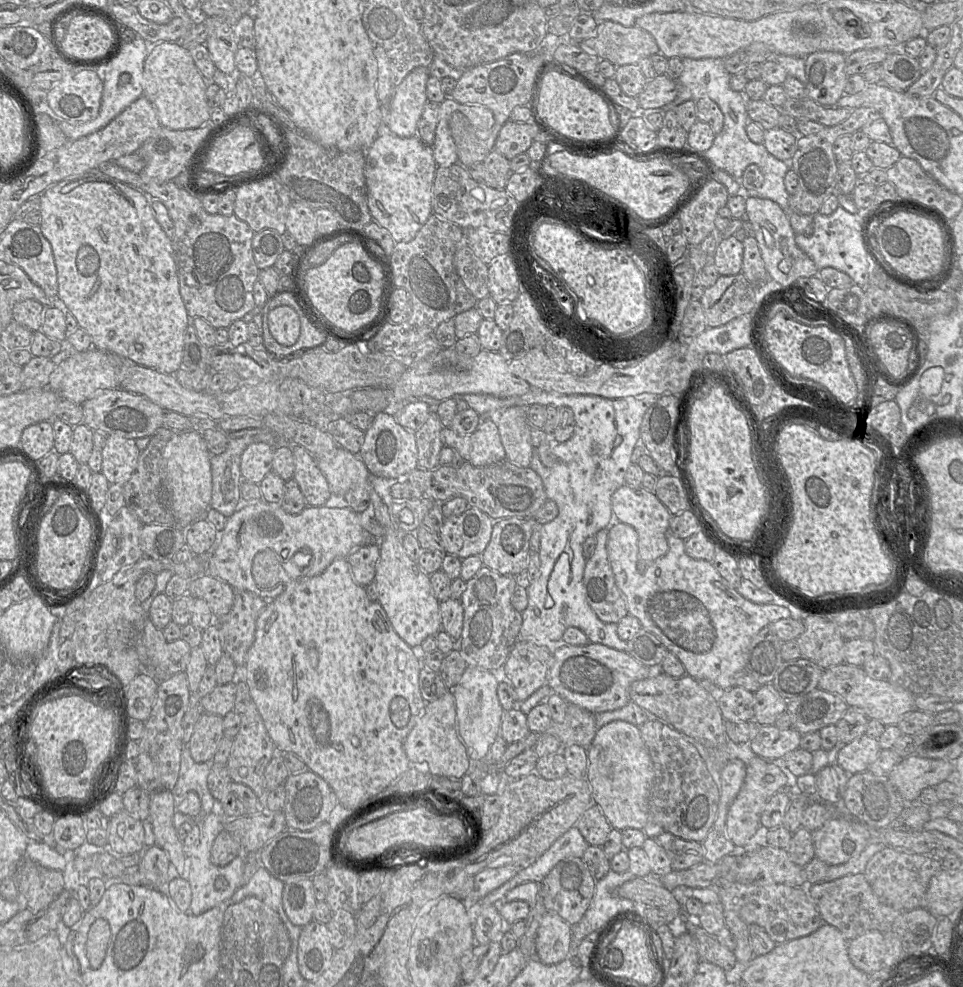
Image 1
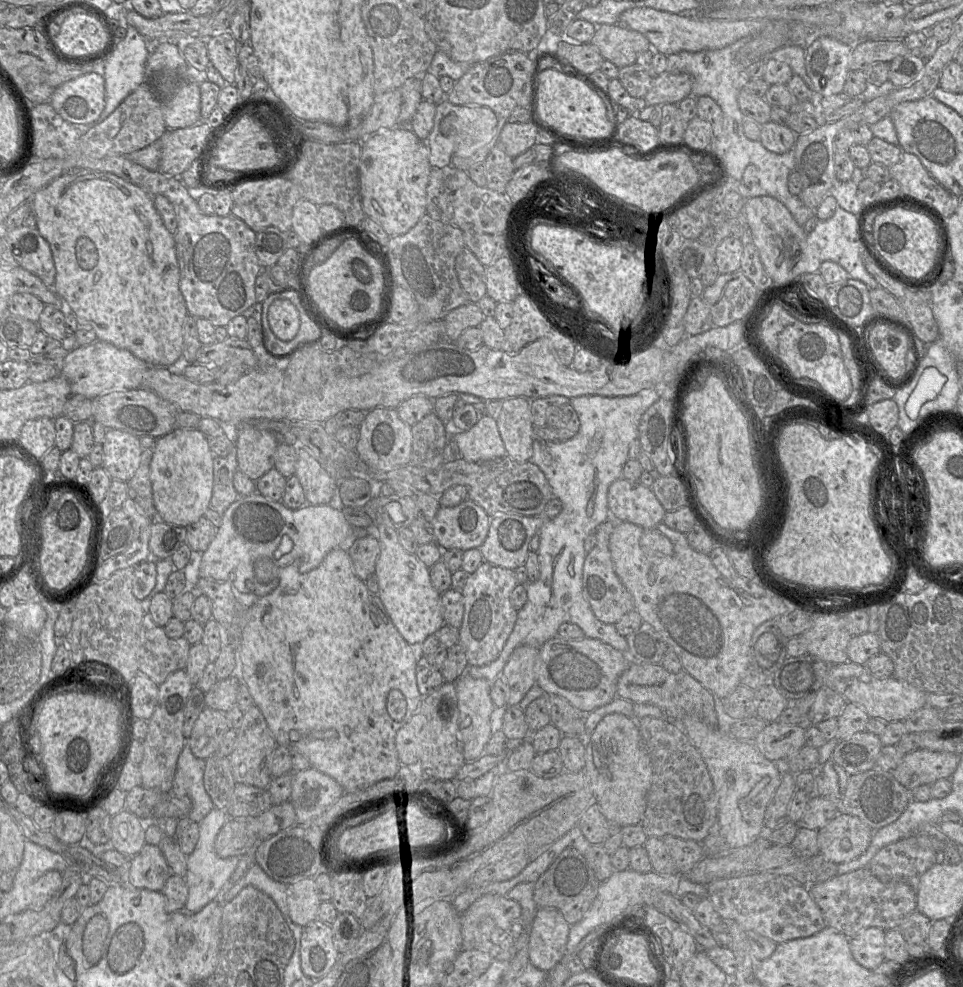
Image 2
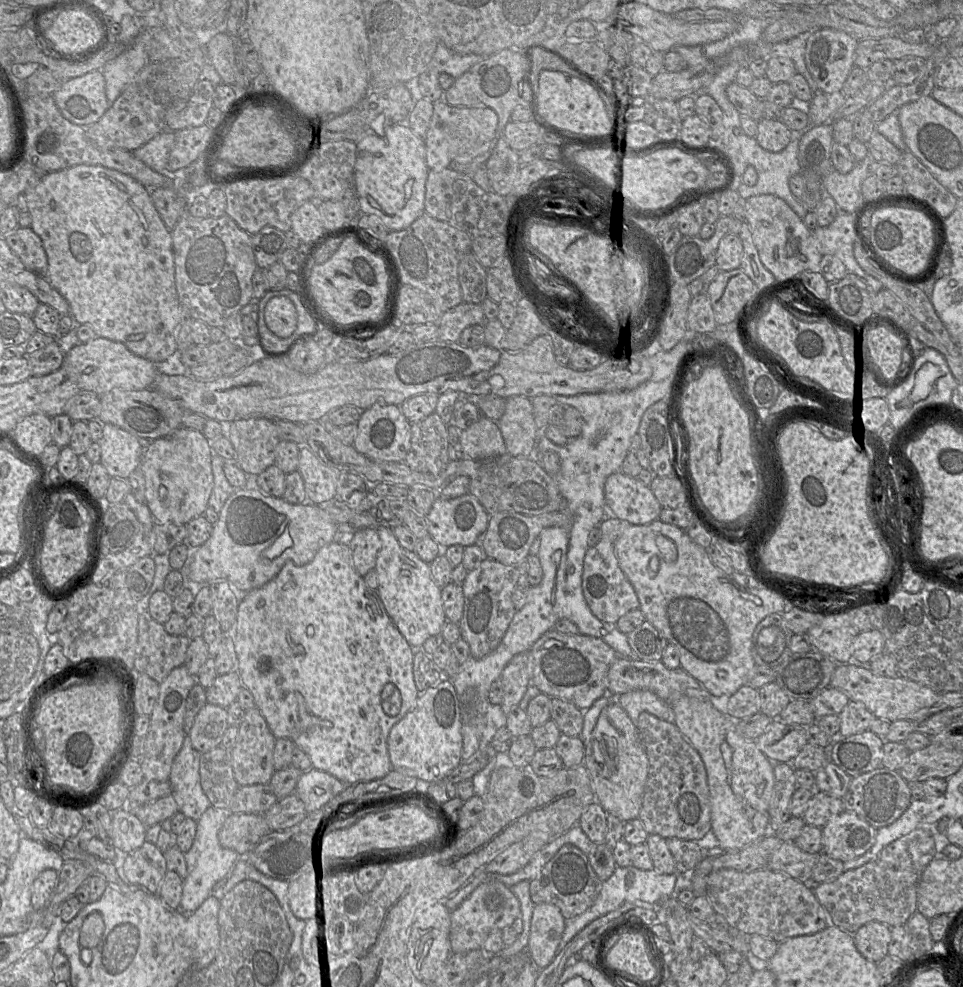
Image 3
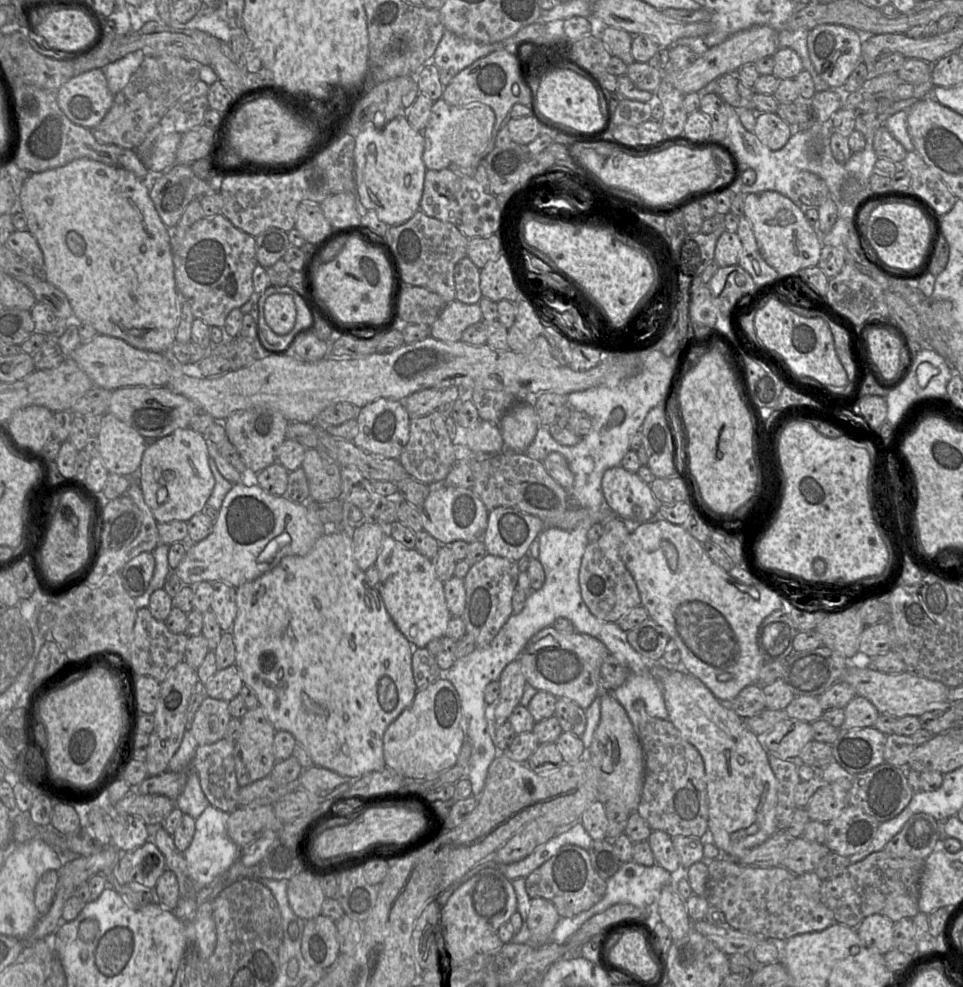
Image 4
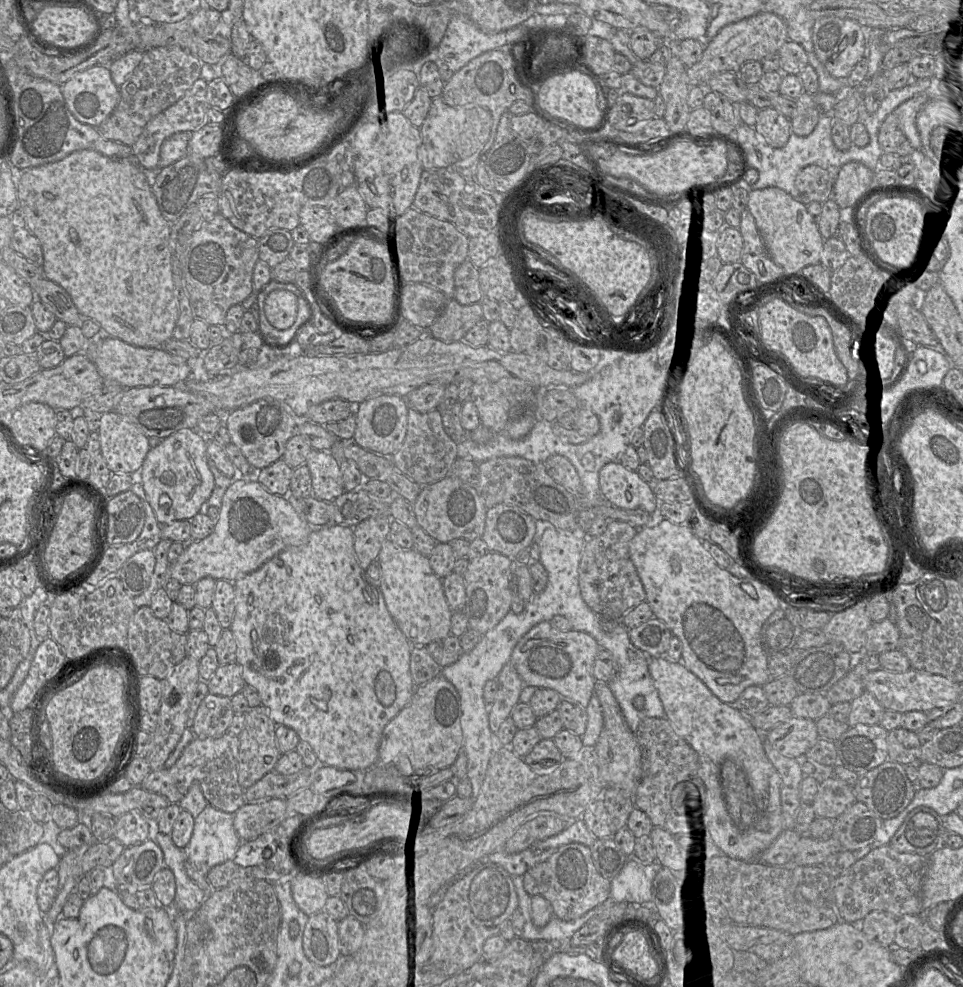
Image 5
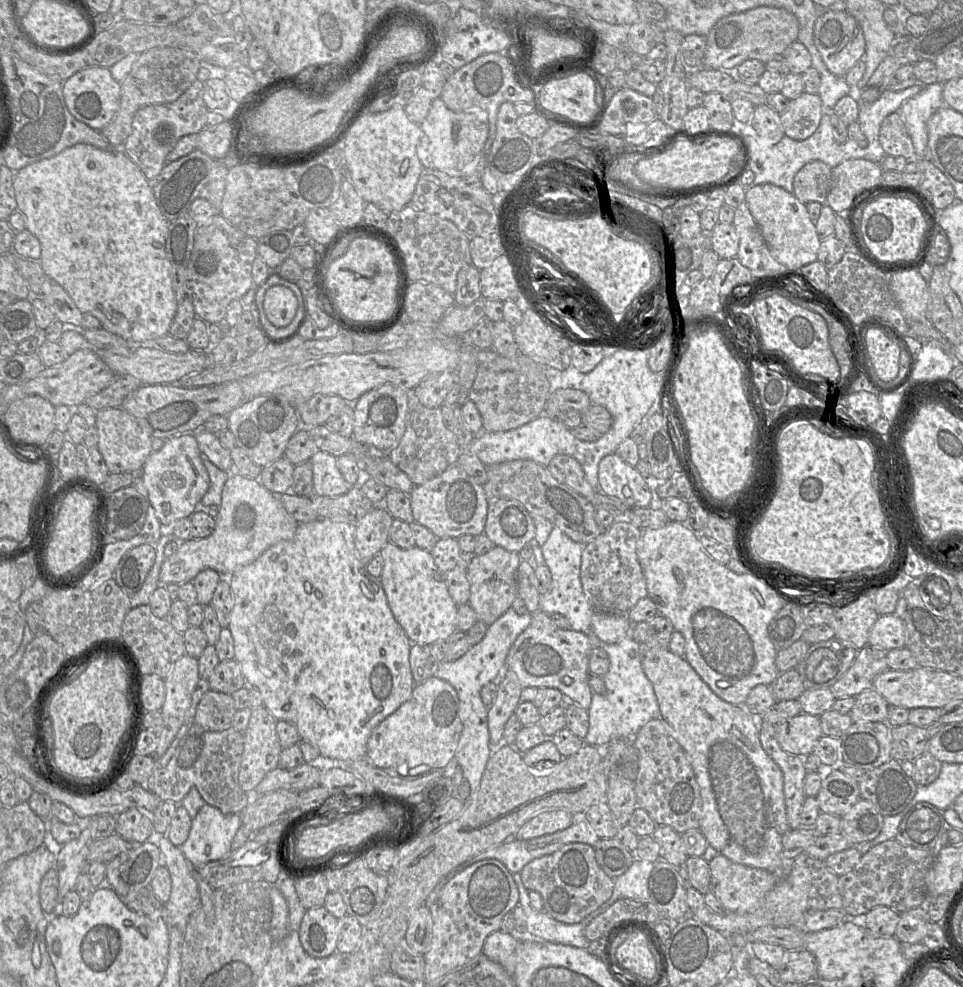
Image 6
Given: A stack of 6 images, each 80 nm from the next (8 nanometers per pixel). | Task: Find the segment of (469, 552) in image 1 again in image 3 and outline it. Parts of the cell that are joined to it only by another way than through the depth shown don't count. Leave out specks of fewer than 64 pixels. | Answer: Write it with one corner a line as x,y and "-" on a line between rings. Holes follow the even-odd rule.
470,493
453,499
437,497
426,515
429,535
444,549
452,545
464,547
479,544
488,527
490,515

